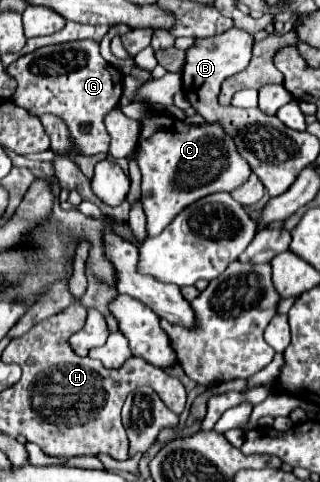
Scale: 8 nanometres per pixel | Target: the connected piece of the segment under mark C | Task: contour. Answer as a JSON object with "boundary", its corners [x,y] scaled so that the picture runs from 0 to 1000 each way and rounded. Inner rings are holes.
{"boundary":[[[472,234],[441,251],[422,330],[447,363],[441,392],[466,492],[497,488],[584,425],[678,396],[728,396],[784,363],[784,351],[741,317],[728,288],[703,280],[678,255],[603,263],[509,234]]]}

